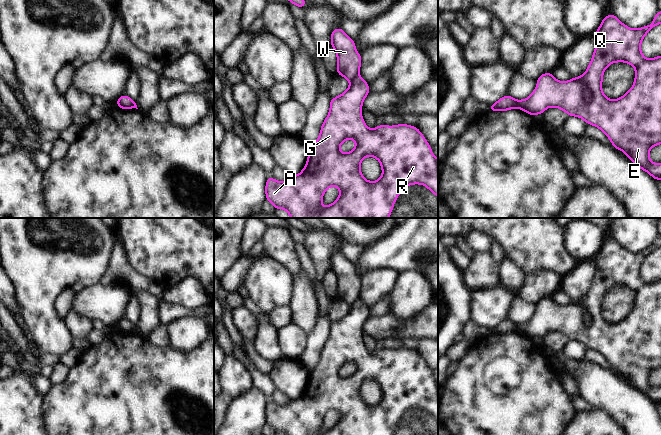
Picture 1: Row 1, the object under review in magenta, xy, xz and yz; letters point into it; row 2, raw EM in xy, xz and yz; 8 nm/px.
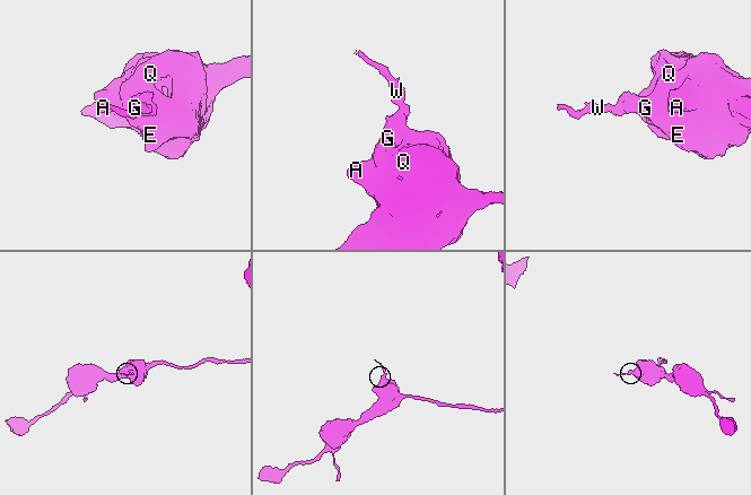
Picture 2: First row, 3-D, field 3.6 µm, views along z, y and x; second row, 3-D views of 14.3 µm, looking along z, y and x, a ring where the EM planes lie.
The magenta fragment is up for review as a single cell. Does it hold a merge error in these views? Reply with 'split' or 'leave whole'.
split

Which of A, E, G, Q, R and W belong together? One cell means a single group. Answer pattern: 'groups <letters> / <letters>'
groups A E G Q R / W

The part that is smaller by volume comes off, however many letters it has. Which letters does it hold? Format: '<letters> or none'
W

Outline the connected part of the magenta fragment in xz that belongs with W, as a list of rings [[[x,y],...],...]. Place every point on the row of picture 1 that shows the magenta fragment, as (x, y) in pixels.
[[[336,28],[331,32],[331,46],[337,53],[337,74],[351,82],[361,67],[361,55],[356,52],[355,42],[341,28]]]

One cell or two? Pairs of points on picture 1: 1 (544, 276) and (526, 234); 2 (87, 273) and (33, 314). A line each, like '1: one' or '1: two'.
1: two
2: one

